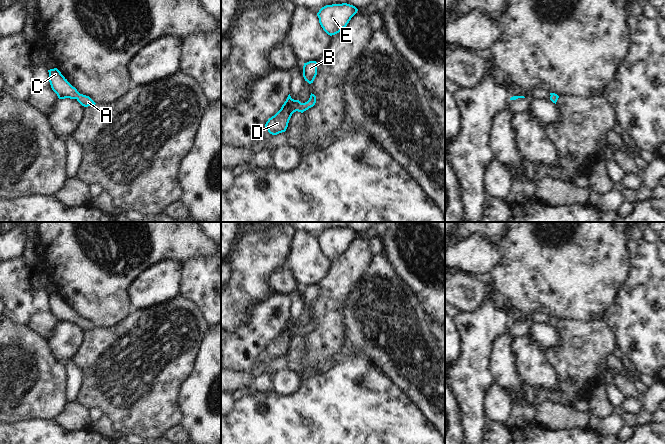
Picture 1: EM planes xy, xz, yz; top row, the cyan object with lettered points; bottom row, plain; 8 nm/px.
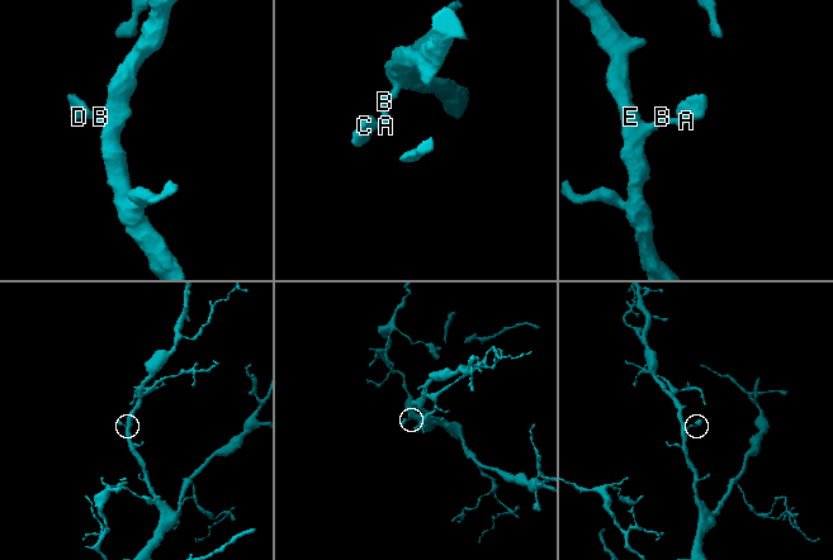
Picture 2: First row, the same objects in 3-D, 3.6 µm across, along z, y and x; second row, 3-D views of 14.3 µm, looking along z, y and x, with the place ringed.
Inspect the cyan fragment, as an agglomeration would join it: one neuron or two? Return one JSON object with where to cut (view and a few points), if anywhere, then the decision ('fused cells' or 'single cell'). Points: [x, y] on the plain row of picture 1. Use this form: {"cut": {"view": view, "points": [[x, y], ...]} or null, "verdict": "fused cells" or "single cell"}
{"cut": null, "verdict": "single cell"}

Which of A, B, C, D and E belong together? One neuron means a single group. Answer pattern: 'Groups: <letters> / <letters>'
Groups: A B C D E.

